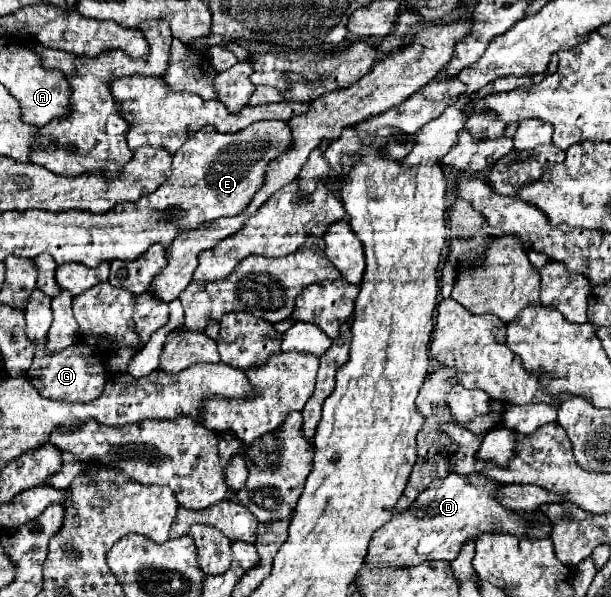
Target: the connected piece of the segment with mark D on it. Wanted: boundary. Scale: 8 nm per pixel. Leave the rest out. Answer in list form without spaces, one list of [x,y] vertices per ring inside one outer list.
[[[450,472],[446,478],[434,480],[406,512],[394,514],[386,528],[374,532],[366,556],[366,568],[412,568],[428,560],[452,562],[458,558],[460,548],[468,538],[490,530],[528,538],[550,536],[550,522],[546,516],[538,514],[544,522],[542,528],[526,532],[526,524],[494,500],[494,488],[498,488],[498,484],[494,484],[494,480],[486,480],[484,476],[454,476],[454,472]]]

